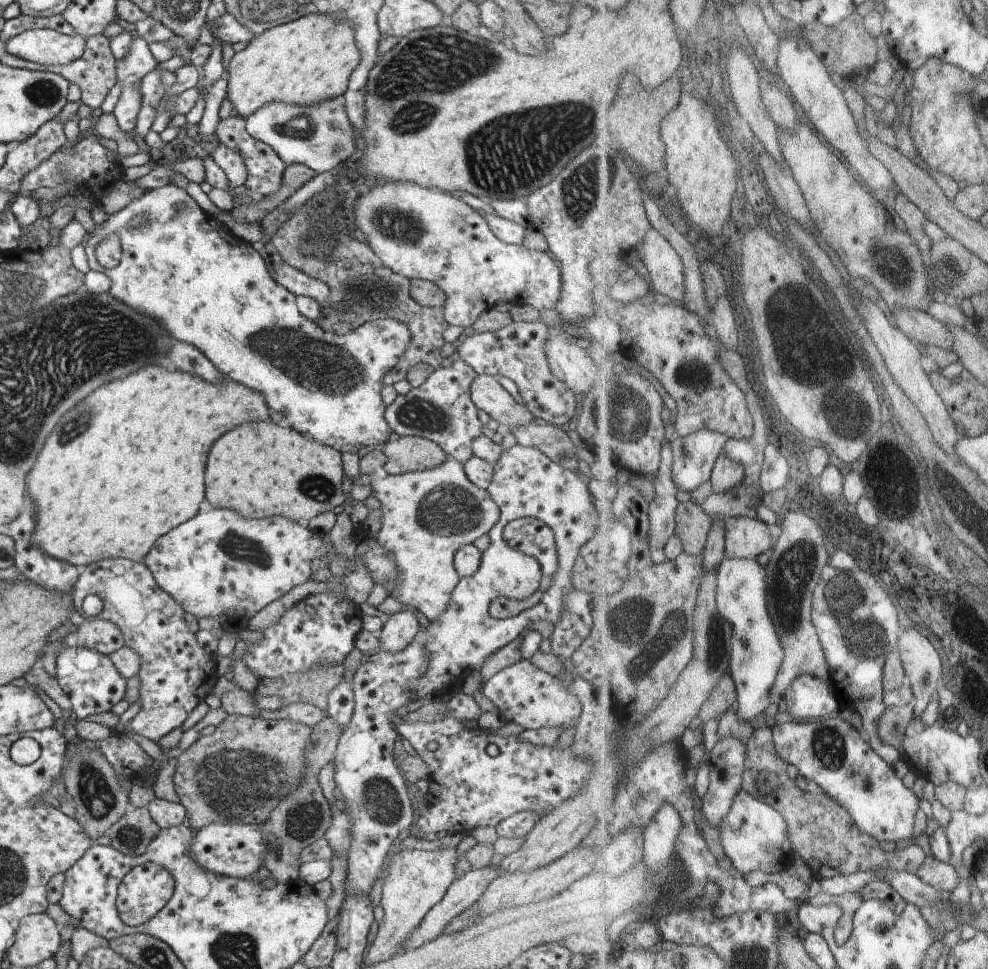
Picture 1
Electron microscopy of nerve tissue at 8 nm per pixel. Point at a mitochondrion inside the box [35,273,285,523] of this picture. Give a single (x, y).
(75, 428)

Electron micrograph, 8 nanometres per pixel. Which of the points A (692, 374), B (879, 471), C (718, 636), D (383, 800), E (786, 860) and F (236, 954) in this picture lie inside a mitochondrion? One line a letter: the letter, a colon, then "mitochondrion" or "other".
A: mitochondrion
B: other
C: mitochondrion
D: mitochondrion
E: other
F: mitochondrion

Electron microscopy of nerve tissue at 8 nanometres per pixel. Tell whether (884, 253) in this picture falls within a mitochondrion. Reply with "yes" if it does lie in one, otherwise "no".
yes

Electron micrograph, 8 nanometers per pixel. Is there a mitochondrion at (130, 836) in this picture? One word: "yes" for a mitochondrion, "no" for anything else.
yes

